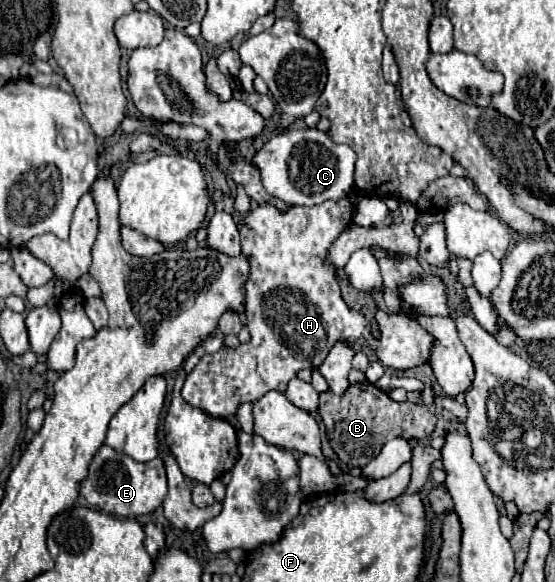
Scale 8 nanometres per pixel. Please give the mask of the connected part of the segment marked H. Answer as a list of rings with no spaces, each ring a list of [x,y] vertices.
[[[349,198],[327,200],[317,206],[289,206],[289,210],[277,210],[269,204],[259,204],[249,210],[243,218],[241,226],[241,256],[249,260],[249,276],[245,282],[245,314],[249,316],[249,332],[251,340],[237,348],[223,346],[215,354],[205,354],[193,372],[187,376],[183,386],[183,398],[201,408],[203,412],[219,418],[231,418],[239,404],[257,402],[269,390],[285,390],[289,380],[297,376],[303,368],[319,368],[327,358],[329,350],[335,342],[345,342],[349,346],[369,346],[375,356],[389,368],[409,370],[415,368],[429,358],[429,348],[433,344],[433,336],[423,330],[415,320],[401,314],[385,314],[379,310],[379,338],[373,336],[371,322],[345,304],[341,298],[339,282],[335,278],[335,270],[329,264],[329,248],[337,240],[337,236],[351,224],[353,202]]]

